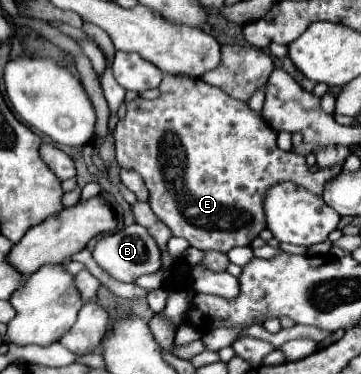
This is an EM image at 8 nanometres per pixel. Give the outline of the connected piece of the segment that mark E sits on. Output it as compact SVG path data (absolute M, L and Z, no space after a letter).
M164 75L160 91L160 97L152 101L136 97L128 103L128 113L118 121L114 133L116 161L122 169L132 169L144 179L156 217L172 229L174 237L184 237L196 249L218 249L228 253L234 247L250 245L266 227L262 199L270 185L292 181L320 195L322 185L342 169L342 165L334 165L332 169L310 169L306 157L280 151L276 145L278 131L270 127L262 111L252 111L248 101L234 99L202 79Z

